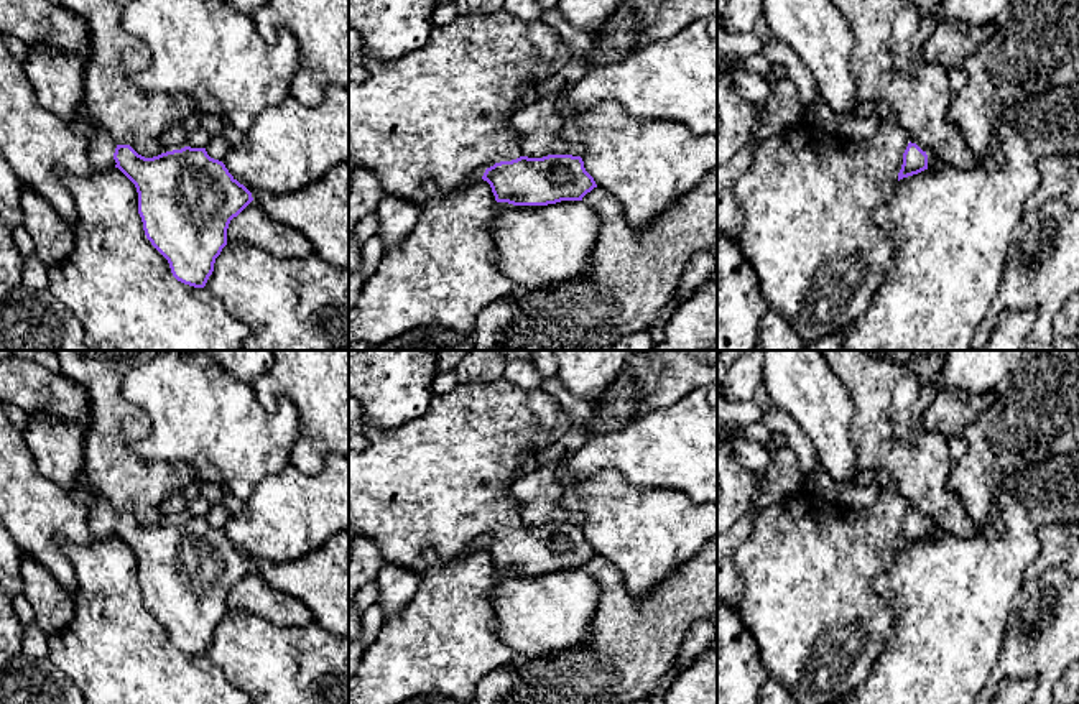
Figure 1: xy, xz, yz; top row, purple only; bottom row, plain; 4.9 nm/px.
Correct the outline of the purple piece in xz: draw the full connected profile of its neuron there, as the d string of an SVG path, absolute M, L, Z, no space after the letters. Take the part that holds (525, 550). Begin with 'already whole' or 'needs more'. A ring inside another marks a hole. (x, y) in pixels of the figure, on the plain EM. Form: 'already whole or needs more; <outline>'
needs more; M572 523L520 525L500 530L484 540L472 540L461 556L472 554L480 548L490 553L497 571L513 574L582 569L587 561L597 556L584 536L582 526Z

